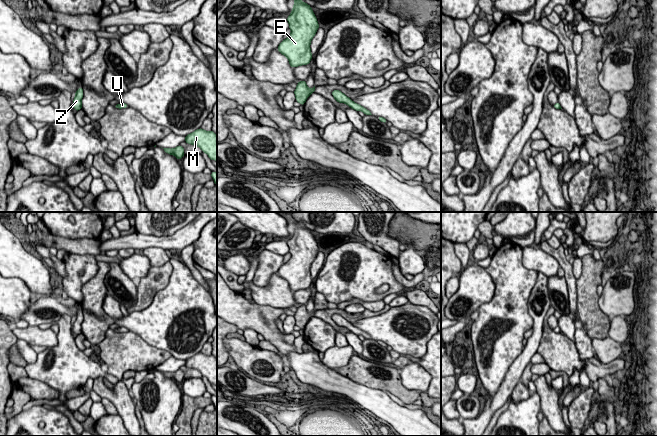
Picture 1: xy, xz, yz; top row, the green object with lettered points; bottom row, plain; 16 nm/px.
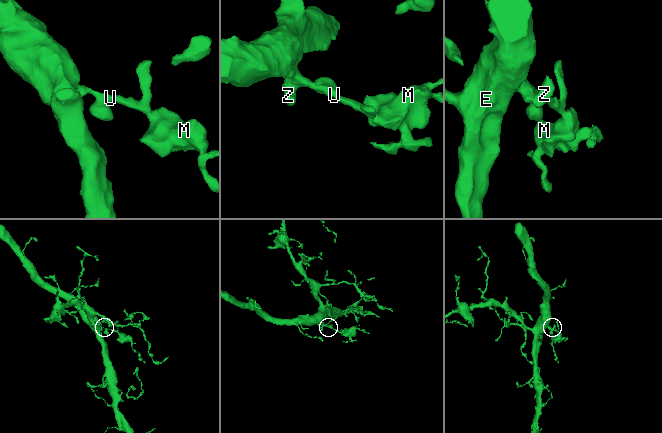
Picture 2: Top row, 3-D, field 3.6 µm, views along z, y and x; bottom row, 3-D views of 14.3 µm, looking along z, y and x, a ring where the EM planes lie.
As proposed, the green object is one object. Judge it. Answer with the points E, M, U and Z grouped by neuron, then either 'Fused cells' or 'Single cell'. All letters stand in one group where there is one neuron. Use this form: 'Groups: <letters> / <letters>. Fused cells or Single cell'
Groups: E M U Z. Single cell

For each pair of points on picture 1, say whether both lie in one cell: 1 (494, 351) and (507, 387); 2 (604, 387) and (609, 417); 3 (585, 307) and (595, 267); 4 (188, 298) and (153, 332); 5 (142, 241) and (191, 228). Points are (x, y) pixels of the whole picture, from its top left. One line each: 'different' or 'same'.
1: different
2: same
3: same
4: same
5: same

